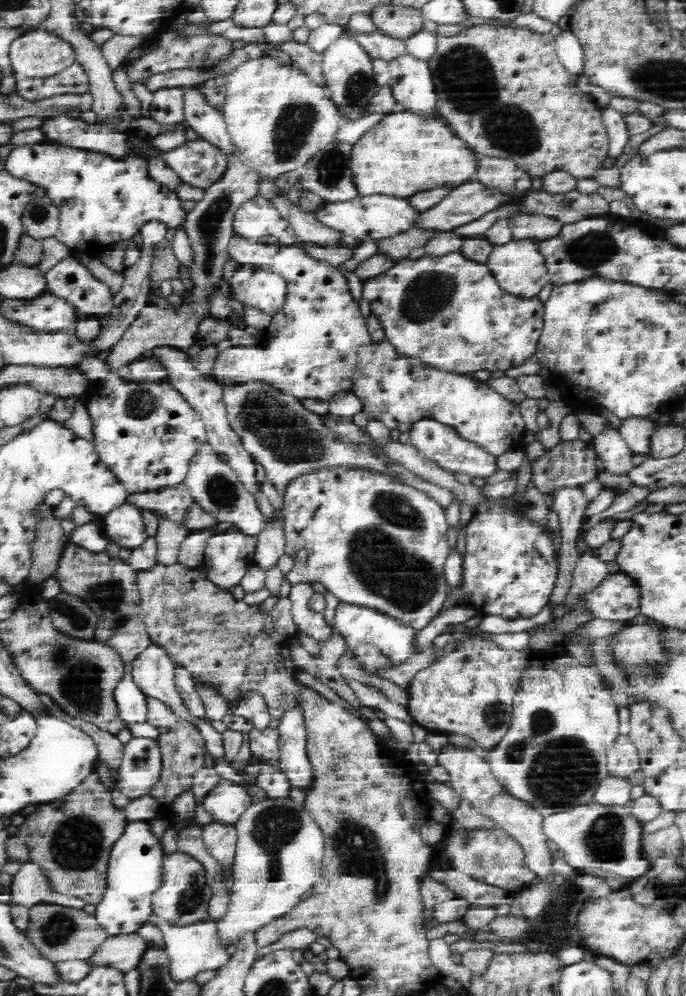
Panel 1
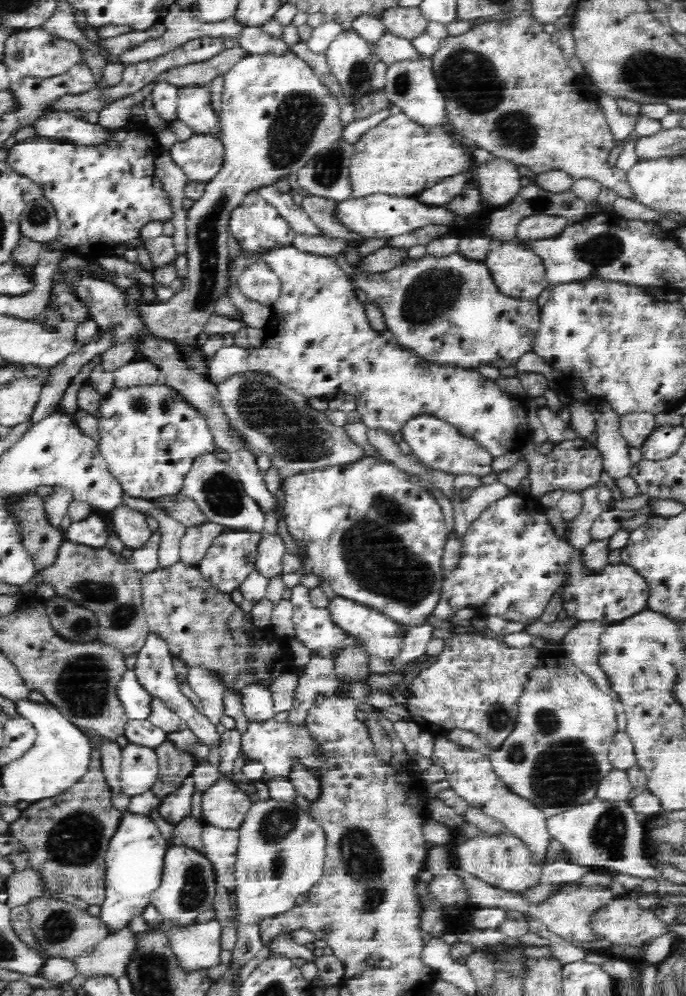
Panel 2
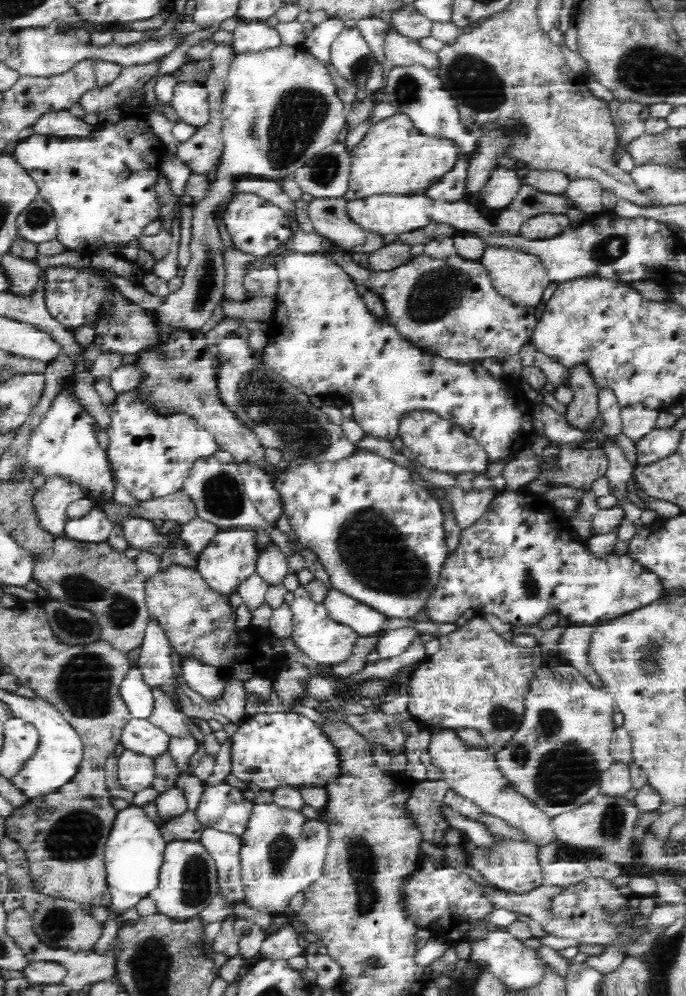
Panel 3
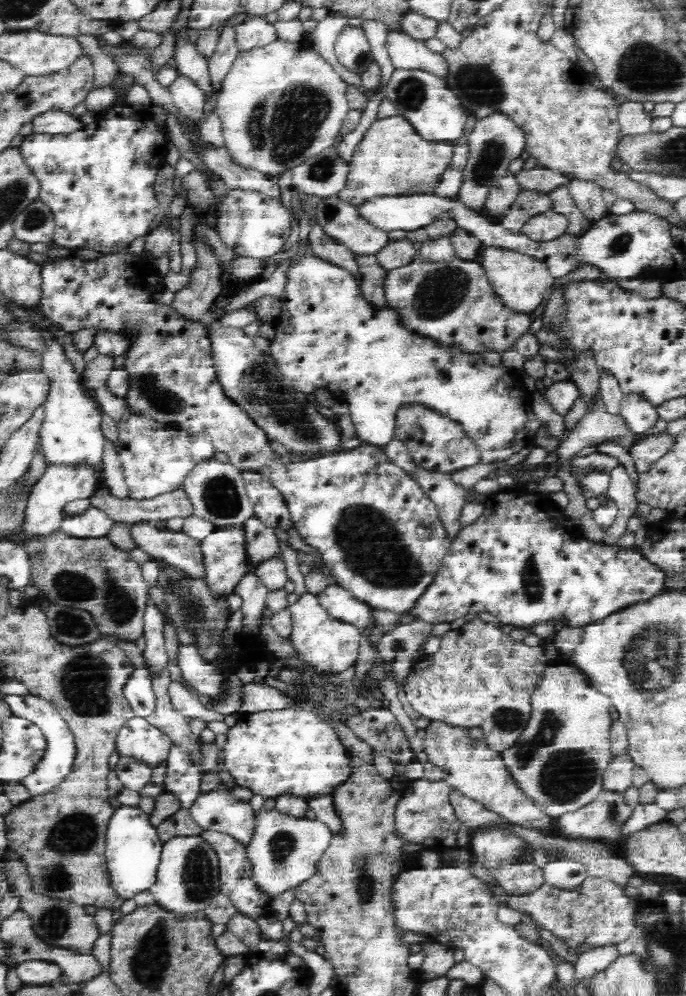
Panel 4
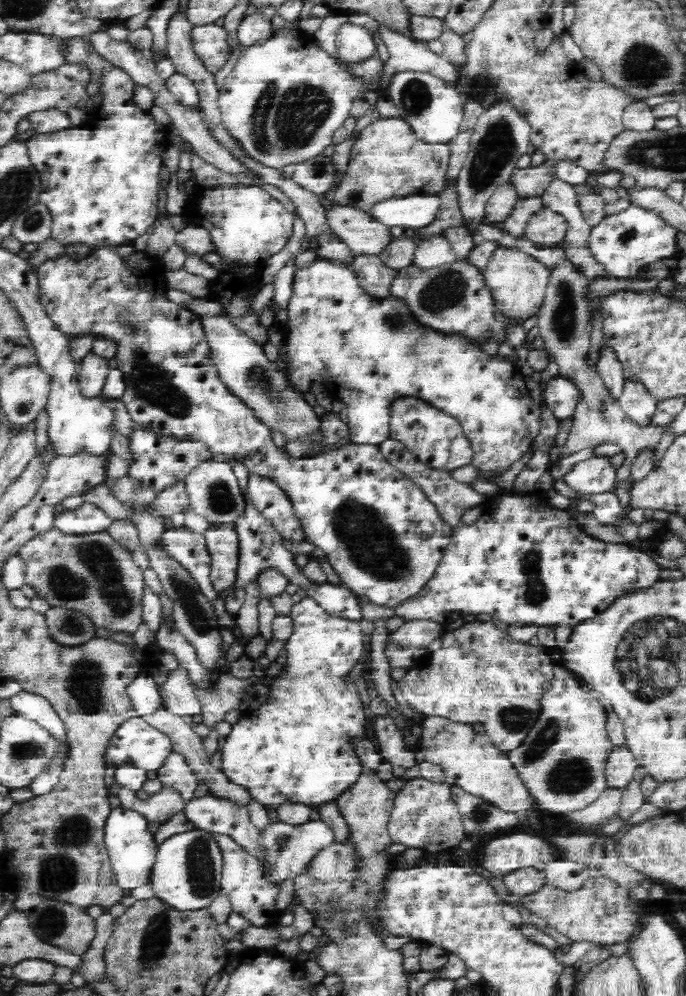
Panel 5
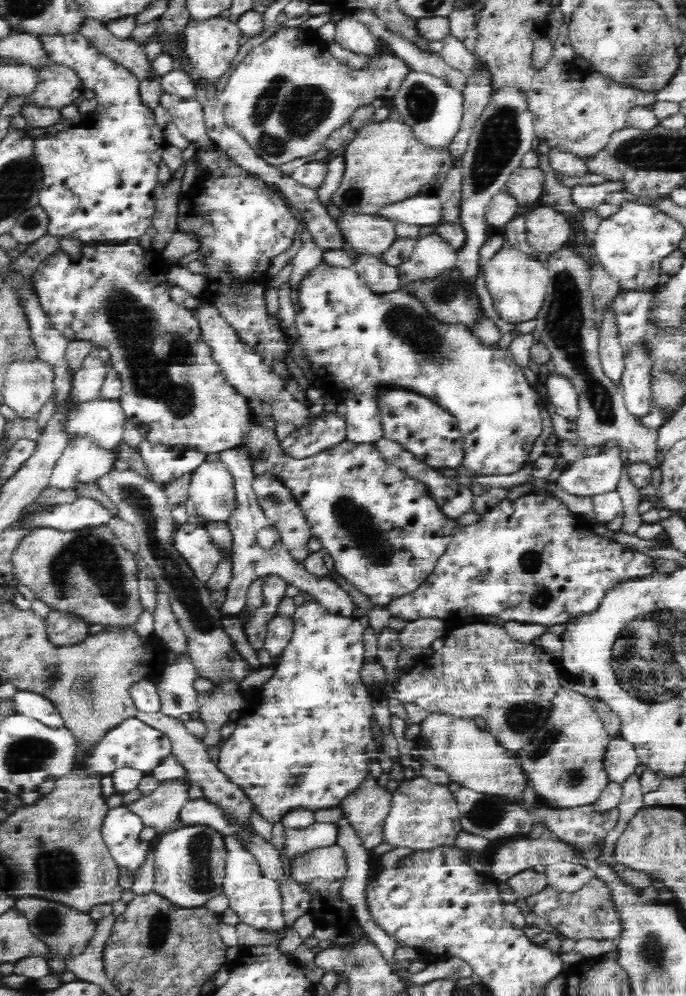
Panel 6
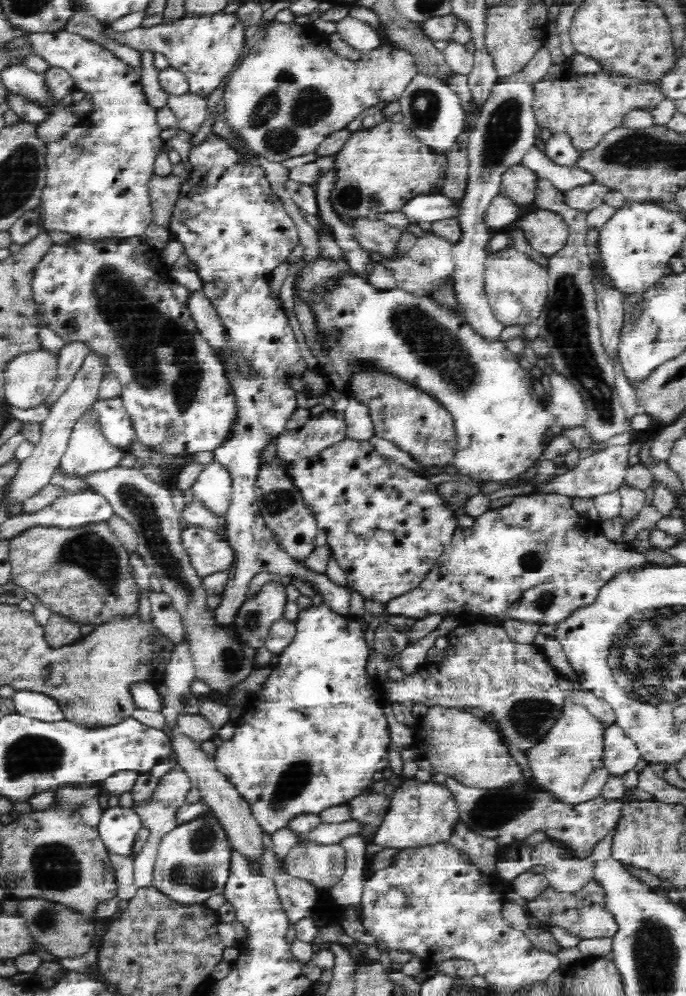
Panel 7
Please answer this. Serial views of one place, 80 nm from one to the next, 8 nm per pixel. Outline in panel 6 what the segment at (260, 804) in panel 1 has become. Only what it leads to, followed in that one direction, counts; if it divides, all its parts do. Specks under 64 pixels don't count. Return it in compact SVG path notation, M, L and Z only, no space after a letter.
M314 822L302 830L285 827L282 834L284 840L280 854L282 860L286 860L286 864L291 864L314 850L337 845L338 829L332 823Z

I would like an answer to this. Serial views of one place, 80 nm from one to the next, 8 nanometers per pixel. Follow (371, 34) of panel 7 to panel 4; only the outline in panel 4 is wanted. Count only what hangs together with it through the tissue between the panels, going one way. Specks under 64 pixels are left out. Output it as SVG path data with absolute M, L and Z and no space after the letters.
M347 24L338 35L333 51L338 64L358 77L375 62L369 42L361 27Z

